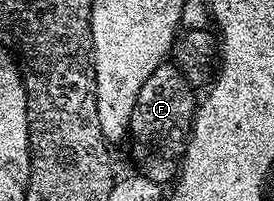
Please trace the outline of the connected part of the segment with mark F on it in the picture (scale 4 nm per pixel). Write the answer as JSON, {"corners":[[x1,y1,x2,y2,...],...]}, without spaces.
{"corners":[[173,65,160,66,147,74,140,93,136,93,136,109,132,109,128,132,137,174,161,185,169,184,177,176,194,117,196,95,194,99,193,90,186,76]]}

